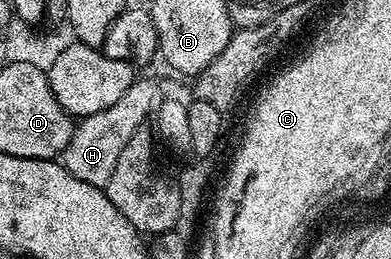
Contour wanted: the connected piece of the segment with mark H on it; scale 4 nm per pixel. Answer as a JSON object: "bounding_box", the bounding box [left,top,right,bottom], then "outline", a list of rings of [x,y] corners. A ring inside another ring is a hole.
{"bounding_box":[62,78,158,189],"outline":[[[138,78],[132,86],[128,86],[128,94],[124,94],[120,102],[108,106],[108,110],[100,110],[100,114],[81,117],[75,123],[68,146],[62,151],[62,165],[76,178],[80,178],[80,182],[105,189],[116,170],[116,158],[120,158],[120,150],[124,150],[124,146],[128,146],[130,139],[145,125],[142,123],[145,122],[146,115],[151,115],[157,92],[158,88],[152,81]]]}

